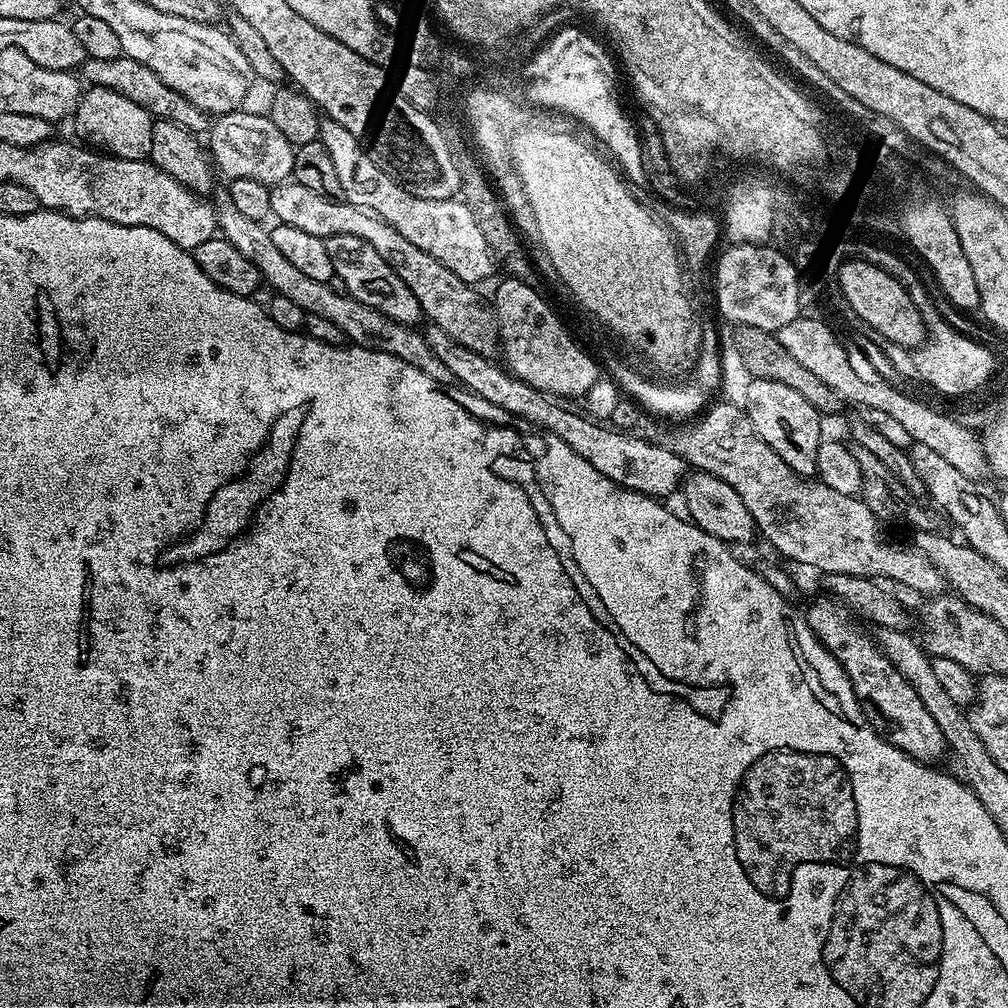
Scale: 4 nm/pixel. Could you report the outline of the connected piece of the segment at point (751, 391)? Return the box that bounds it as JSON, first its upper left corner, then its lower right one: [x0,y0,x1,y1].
[742,379,822,476]

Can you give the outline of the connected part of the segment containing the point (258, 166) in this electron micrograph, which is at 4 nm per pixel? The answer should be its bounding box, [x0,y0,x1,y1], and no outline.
[206,111,296,186]

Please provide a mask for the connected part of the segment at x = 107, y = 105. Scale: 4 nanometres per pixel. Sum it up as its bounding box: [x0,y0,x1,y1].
[72,85,153,161]

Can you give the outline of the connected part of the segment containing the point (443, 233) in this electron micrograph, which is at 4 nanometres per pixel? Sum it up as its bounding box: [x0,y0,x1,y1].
[318,119,498,286]

